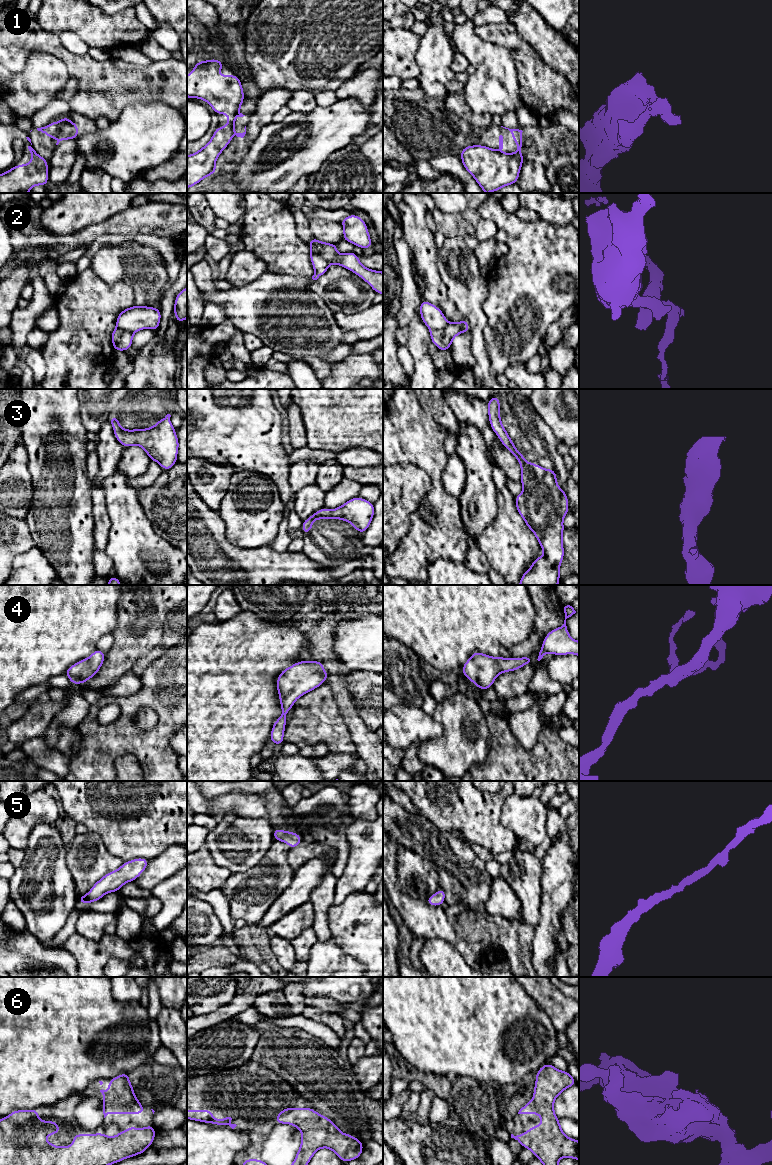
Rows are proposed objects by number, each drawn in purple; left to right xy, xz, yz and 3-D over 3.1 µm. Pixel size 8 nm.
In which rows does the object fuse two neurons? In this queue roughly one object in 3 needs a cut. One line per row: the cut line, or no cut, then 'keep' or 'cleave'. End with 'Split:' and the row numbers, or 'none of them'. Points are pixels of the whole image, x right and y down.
1: cut yz (520, 152), (508, 153); cleave
2: cut xz (310, 246), (313, 246), (330, 263); cleave
3: cut none; keep
4: cut none; keep
5: cut none; keep
6: cut none; keep
Split: 1, 2

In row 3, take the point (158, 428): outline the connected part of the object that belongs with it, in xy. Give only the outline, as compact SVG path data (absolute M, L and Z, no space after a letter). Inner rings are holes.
M167 414L149 429L134 430L121 428L118 416L113 416L108 421L113 427L114 436L124 449L131 445L142 447L149 459L158 462L166 471L177 463L179 449L179 440L170 417L171 415Z

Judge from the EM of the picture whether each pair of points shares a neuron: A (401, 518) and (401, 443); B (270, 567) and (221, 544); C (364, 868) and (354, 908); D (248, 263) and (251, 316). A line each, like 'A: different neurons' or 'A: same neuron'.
A: different neurons
B: same neuron
C: different neurons
D: different neurons

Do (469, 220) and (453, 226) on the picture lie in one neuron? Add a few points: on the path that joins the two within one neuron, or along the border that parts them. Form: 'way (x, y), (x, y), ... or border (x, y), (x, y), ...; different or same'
way (465, 220), (457, 222); same

